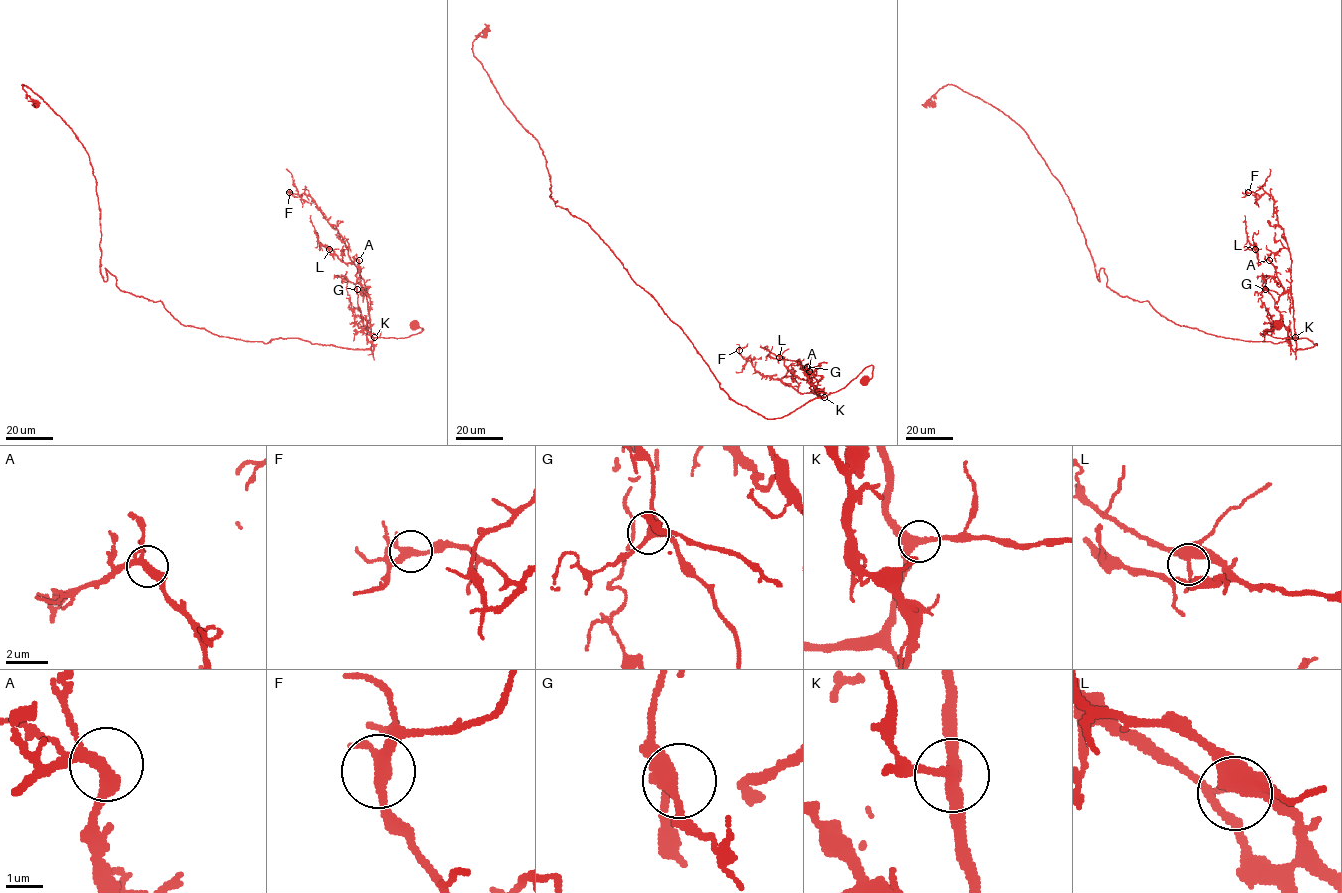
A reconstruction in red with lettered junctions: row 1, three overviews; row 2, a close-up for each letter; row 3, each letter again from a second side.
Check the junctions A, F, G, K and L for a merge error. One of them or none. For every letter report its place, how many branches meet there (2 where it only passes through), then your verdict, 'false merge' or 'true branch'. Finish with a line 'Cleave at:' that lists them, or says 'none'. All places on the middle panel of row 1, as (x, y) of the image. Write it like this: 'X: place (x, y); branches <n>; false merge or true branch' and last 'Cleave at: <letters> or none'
A: place (809, 371); branches 3; true branch
F: place (739, 350); branches 3; true branch
G: place (807, 367); branches 3; true branch
K: place (824, 397); branches 3; true branch
L: place (779, 357); branches 3; true branch
Cleave at: none

